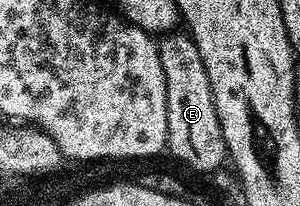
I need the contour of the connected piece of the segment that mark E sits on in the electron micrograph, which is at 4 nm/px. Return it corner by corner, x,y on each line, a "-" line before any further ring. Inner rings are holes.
173,30
160,37
157,49
163,62
163,74
167,82
167,134
168,151
197,172
216,173
226,163
225,139
215,110
215,98
211,94
211,82
199,58
199,50
192,36
181,30

